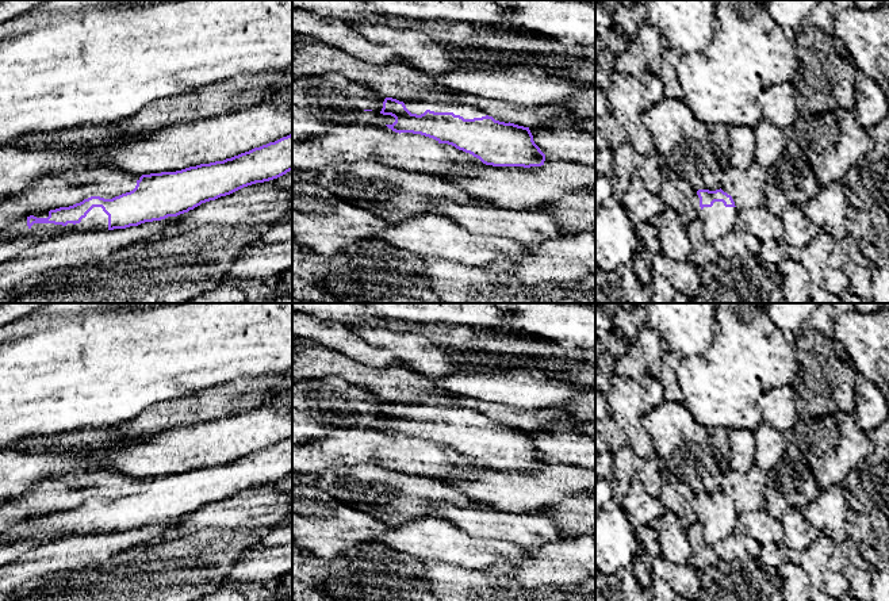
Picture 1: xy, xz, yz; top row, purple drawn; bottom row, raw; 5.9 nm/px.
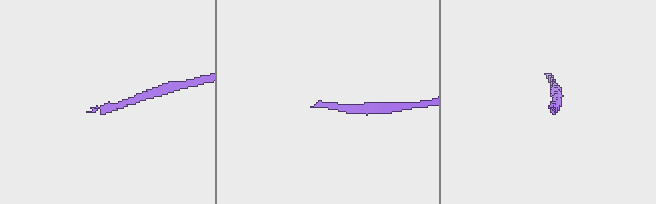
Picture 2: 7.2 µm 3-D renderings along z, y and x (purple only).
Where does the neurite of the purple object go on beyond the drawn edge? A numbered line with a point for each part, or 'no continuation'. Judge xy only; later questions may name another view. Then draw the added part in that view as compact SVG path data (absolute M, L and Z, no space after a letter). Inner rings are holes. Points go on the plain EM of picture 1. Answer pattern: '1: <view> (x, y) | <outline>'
1: xy (96, 523) | M93 510L80 527L68 527L66 529L54 527L34 527L31 531L27 529L27 521L8 525L0 533L0 547L11 544L16 540L22 540L27 536L37 536L50 532L53 535L69 535L69 536L84 536L84 535L103 535L108 533L108 518L101 510Z

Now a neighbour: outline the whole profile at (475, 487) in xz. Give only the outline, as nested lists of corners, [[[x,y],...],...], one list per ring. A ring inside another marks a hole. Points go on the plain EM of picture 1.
[[[551,462],[541,470],[493,470],[467,479],[445,481],[470,499],[507,513],[548,513],[567,498],[589,495],[595,490],[595,470]]]

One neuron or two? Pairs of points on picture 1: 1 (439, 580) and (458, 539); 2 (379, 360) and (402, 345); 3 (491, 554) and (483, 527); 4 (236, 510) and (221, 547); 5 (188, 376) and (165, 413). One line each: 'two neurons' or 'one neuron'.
1: two neurons
2: two neurons
3: two neurons
4: two neurons
5: two neurons

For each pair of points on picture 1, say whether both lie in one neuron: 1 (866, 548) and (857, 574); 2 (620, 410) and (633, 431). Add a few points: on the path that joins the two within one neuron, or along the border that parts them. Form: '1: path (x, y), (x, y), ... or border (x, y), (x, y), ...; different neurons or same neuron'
1: border (866, 570), (870, 574); different neurons
2: path (625, 416), (632, 425); same neuron

